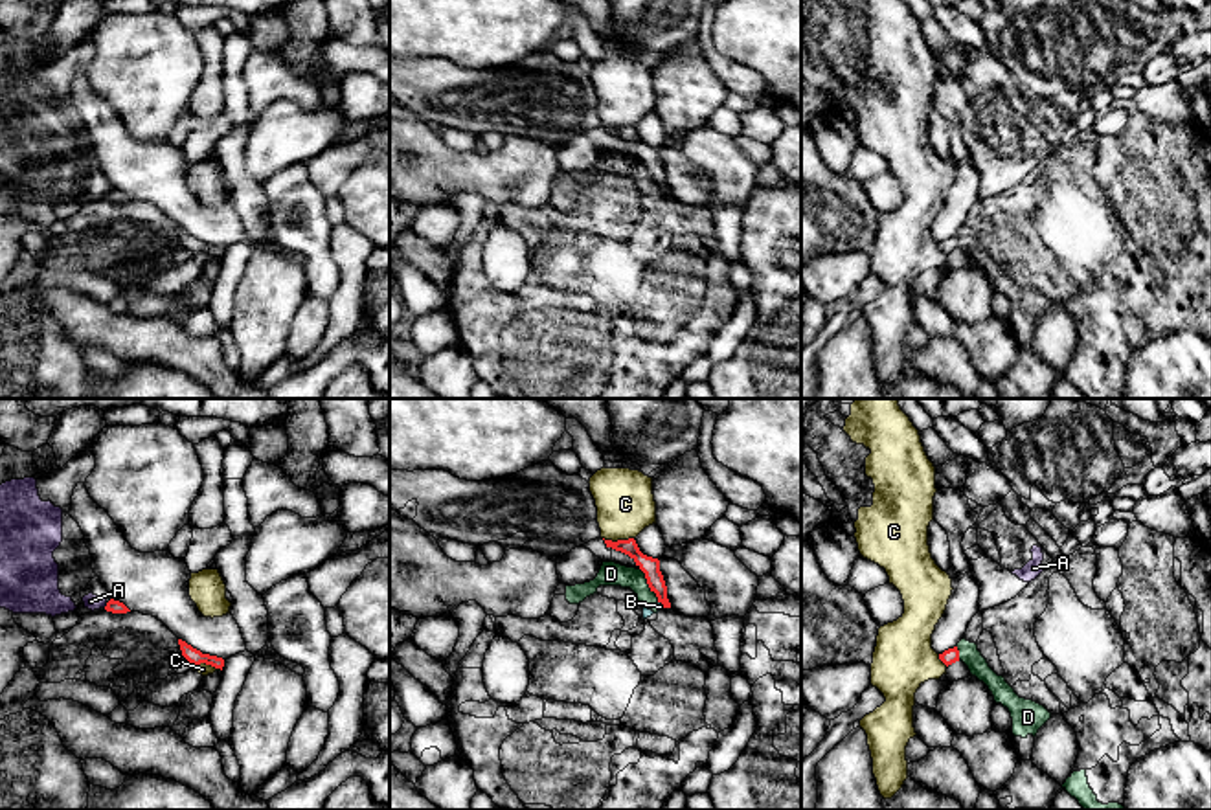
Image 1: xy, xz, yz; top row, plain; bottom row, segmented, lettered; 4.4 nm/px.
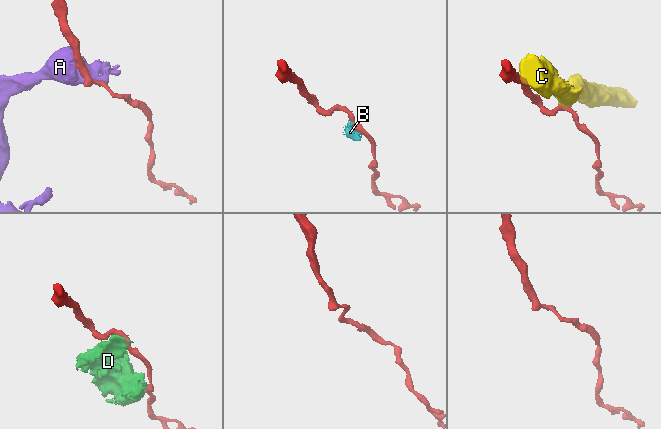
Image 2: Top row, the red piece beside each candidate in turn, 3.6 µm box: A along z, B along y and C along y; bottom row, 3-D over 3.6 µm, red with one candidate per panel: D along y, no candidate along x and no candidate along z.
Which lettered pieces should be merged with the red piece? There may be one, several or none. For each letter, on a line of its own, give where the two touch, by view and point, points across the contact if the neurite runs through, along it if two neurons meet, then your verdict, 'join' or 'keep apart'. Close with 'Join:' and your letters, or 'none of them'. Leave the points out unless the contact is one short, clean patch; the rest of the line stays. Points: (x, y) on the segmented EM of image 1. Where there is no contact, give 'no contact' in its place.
A: contact xy (107, 605); border xy (107, 603), (103, 607); keep apart
B: contact xz (662, 605); border xz (658, 601), (664, 607); keep apart
C: contact xz (618, 540); border xz (603, 537), (612, 540), (633, 539); keep apart
D: contact xz (647, 583); keep apart
Join: none of them

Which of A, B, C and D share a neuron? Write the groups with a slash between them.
A / B D / C

